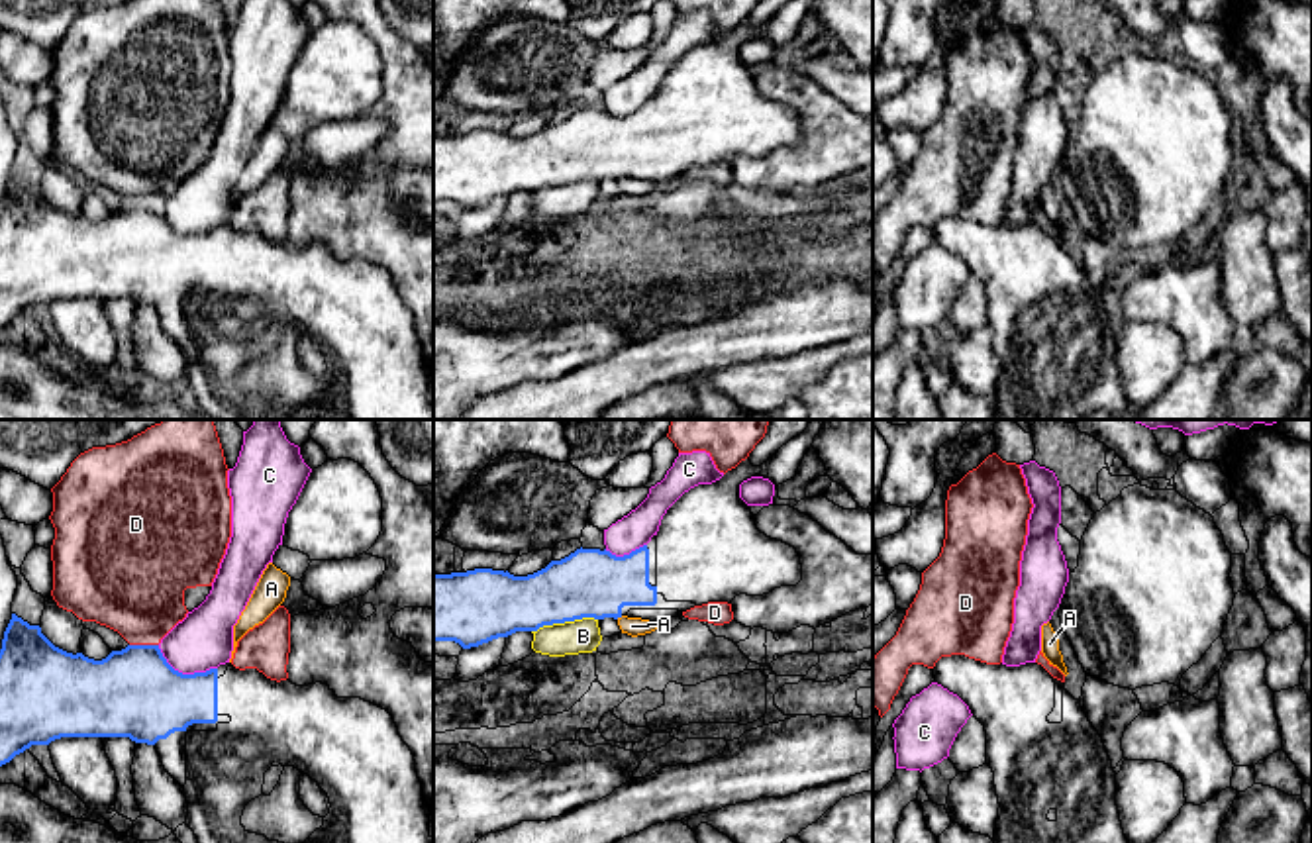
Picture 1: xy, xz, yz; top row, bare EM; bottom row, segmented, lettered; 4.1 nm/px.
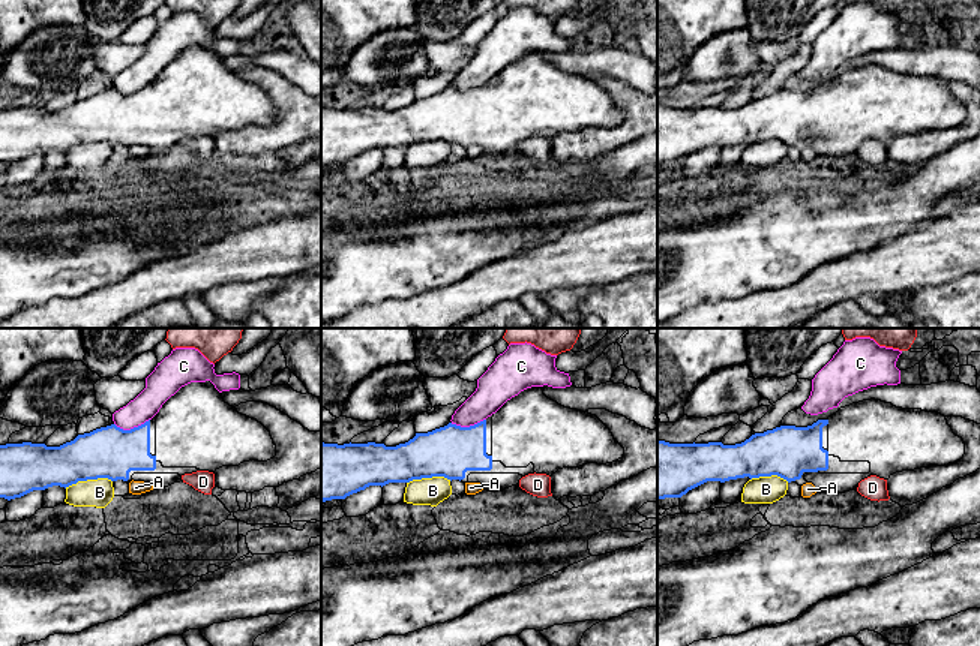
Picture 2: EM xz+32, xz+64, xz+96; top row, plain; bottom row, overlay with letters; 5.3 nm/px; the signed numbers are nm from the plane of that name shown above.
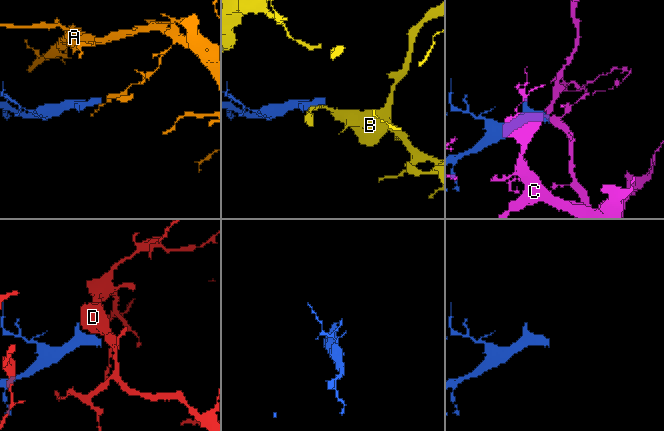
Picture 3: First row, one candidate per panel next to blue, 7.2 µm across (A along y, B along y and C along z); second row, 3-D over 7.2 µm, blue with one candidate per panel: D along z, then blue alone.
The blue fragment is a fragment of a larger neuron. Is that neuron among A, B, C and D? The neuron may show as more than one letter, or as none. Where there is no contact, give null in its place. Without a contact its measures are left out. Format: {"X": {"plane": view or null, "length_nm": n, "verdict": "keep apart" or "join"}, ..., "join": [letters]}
{"A": {"plane": "xz", "length_nm": 30, "verdict": "keep apart"}, "B": {"plane": "xz", "length_nm": 280, "verdict": "keep apart"}, "C": {"plane": "xy", "length_nm": 260, "verdict": "keep apart"}, "D": {"plane": "xy", "length_nm": 120, "verdict": "keep apart"}, "join": []}

